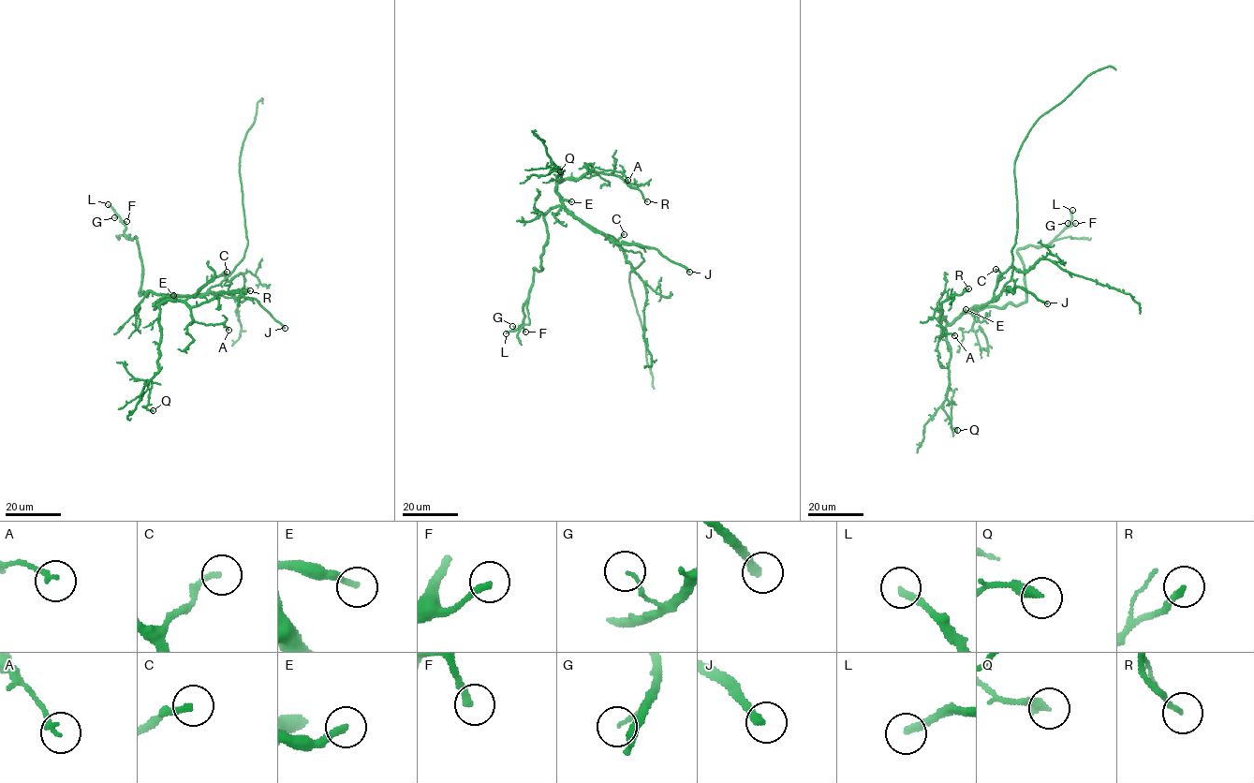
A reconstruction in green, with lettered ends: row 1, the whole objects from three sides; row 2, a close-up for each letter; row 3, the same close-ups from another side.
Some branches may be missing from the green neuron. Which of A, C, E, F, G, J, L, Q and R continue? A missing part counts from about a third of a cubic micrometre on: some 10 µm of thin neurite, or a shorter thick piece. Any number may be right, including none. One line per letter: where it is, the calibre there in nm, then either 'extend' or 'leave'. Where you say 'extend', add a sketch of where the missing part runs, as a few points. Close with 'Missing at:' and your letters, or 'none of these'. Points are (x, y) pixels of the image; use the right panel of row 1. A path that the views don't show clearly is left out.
A: at (954, 335); 170 nm thick; leave
C: at (995, 269); 220 nm thick; leave
E: at (966, 309); 240 nm thick; extend
F: at (1075, 223); 280 nm thick; extend
G: at (1068, 223); 110 nm thick; leave
J: at (1047, 303); 300 nm thick; extend; missing branch runs (1047, 303), (1058, 317), (1048, 330), (1042, 371), (1009, 437), (981, 436), (969, 453), (897, 489), (812, 479)
L: at (1072, 210); 240 nm thick; extend
Q: at (957, 430); 340 nm thick; leave
R: at (968, 288); 200 nm thick; leave
Missing at: E, F, J, L

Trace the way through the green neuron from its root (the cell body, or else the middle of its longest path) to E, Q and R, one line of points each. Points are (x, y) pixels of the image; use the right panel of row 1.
E: (1006, 284), (991, 301), (963, 312), (966, 309)
Q: (1006, 284), (991, 301), (960, 315), (946, 327), (950, 349), (947, 399), (951, 406), (951, 426), (957, 430)
R: (1006, 284), (991, 301), (972, 308), (950, 323), (943, 319), (944, 317), (939, 322), (942, 302), (968, 288)

